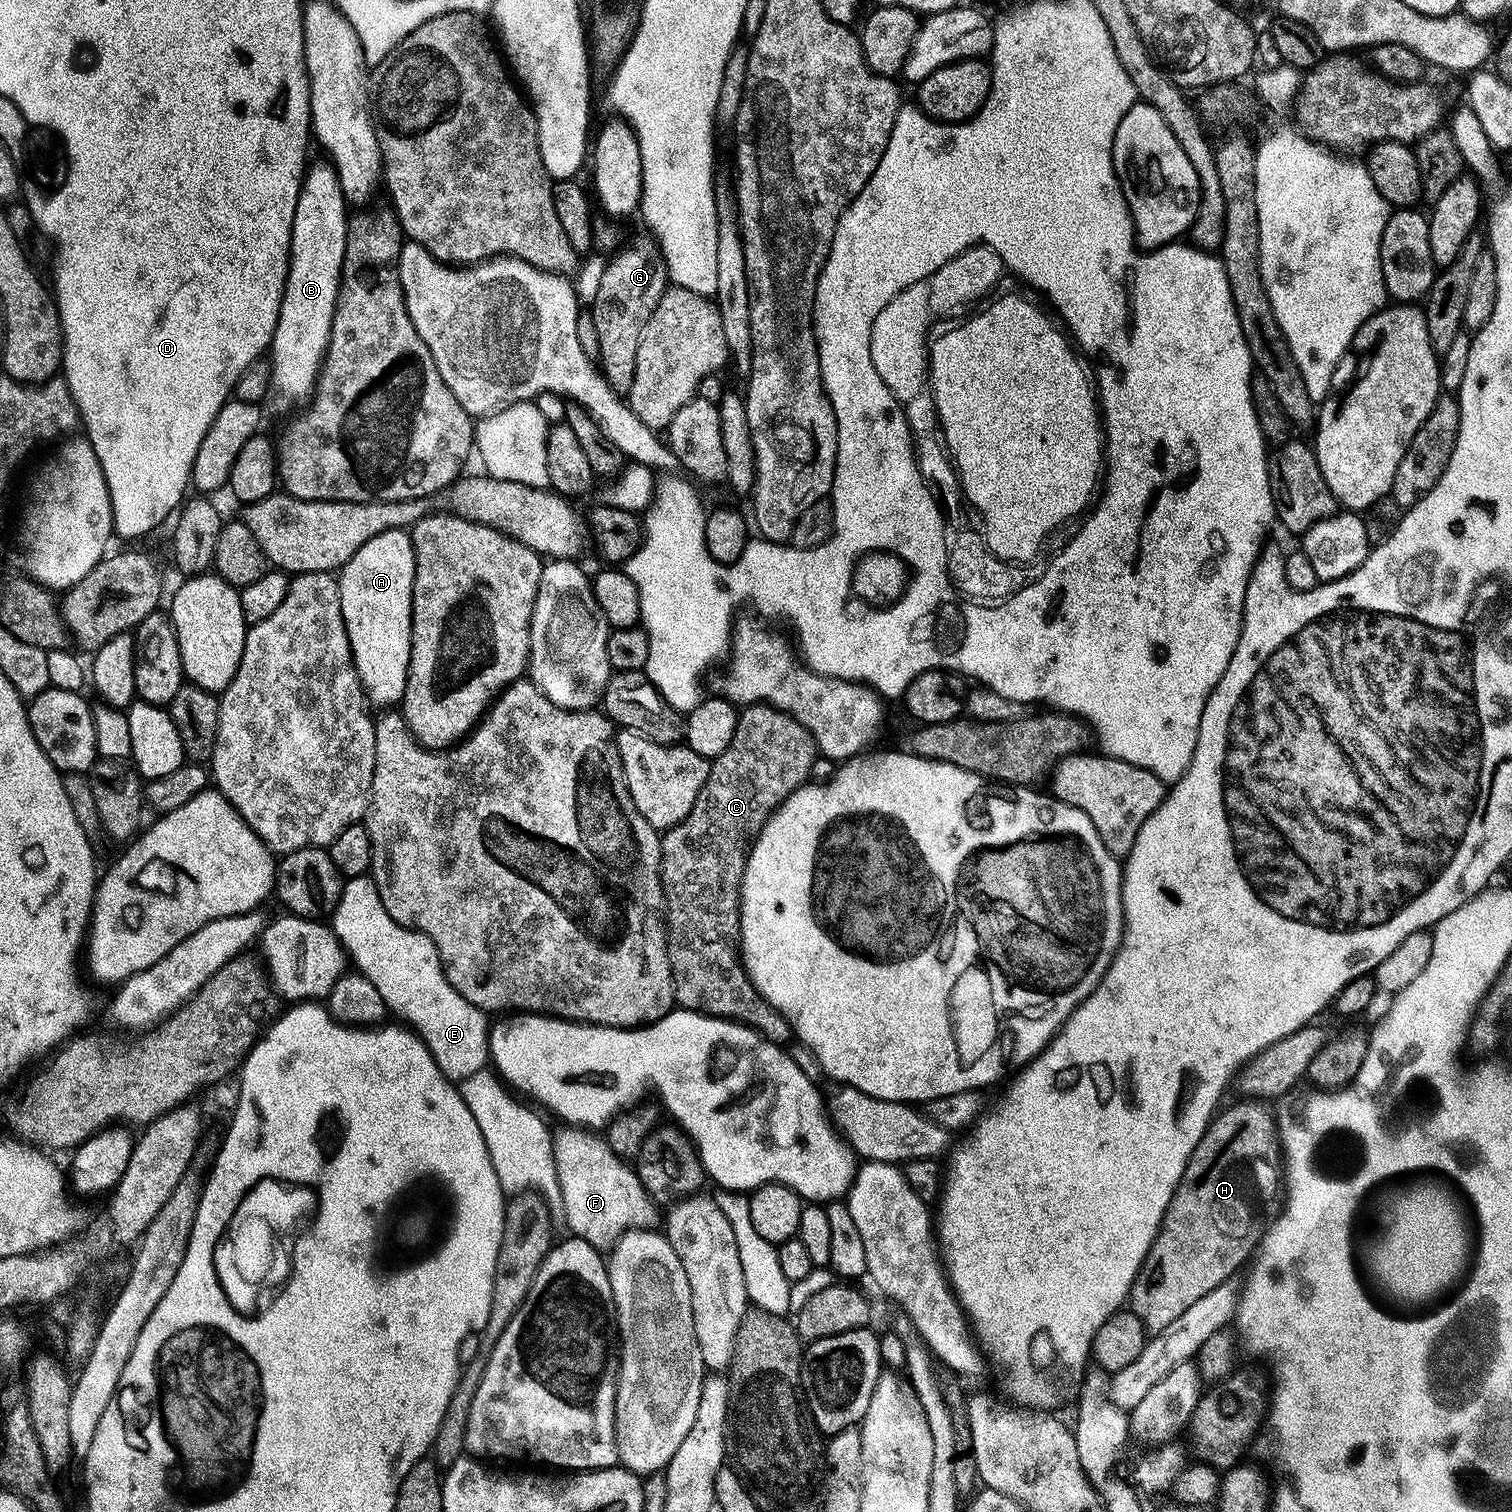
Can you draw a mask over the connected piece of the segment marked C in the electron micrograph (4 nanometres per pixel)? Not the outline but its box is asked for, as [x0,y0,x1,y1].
[660,704,818,1046]

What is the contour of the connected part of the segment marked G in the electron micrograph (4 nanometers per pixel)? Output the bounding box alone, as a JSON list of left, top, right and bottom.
[590,235,670,394]

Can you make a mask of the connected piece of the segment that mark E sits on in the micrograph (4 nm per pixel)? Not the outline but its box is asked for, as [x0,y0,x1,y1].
[330,875,489,1082]

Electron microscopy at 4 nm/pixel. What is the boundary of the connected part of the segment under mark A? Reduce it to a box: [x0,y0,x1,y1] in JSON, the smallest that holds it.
[338,528,416,706]

